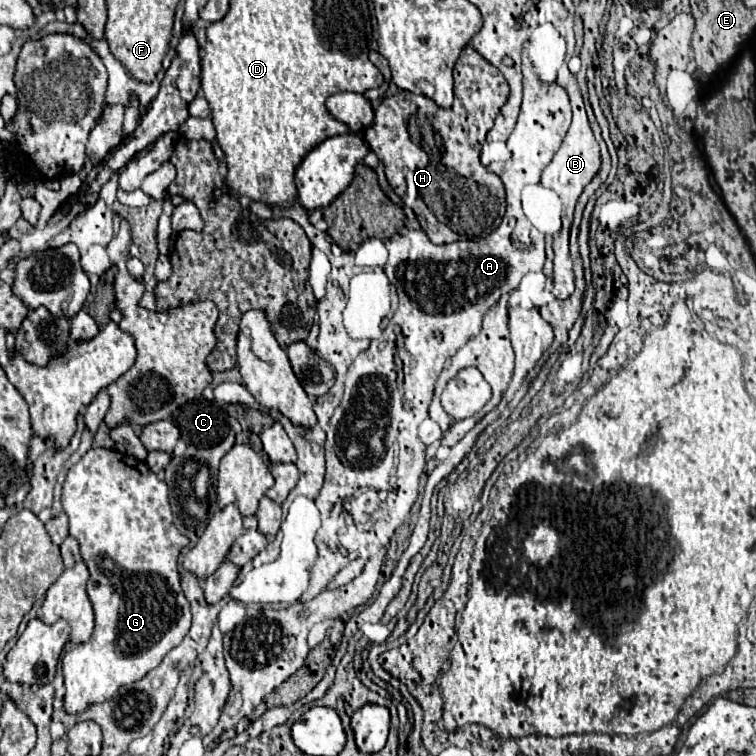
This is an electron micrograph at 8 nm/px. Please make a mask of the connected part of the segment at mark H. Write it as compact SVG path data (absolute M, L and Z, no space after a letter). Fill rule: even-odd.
M465 46L453 68L455 76L455 102L453 108L435 106L433 100L425 96L415 96L413 92L401 92L397 96L385 98L375 110L375 124L363 132L363 140L385 164L385 174L399 198L415 212L423 232L433 244L449 244L457 240L479 240L491 234L501 216L505 214L505 188L497 174L489 172L479 162L479 154L493 122L509 98L509 84L503 74L489 64L473 46Z

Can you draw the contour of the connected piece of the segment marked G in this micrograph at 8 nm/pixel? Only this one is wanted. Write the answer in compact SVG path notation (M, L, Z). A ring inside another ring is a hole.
M91 448L67 474L65 482L63 482L63 496L61 496L61 504L63 504L63 512L69 516L69 534L73 534L77 540L79 540L79 550L81 550L81 558L83 562L87 564L89 572L91 572L91 578L87 582L87 594L89 594L89 600L95 608L95 630L93 630L93 636L83 642L83 644L77 644L73 646L65 656L63 656L63 676L65 676L65 710L69 714L75 714L75 712L83 712L89 704L93 702L103 702L103 700L109 700L121 686L127 686L127 684L133 684L137 680L141 680L147 672L151 672L153 668L159 666L159 662L163 660L163 656L175 648L183 638L185 634L189 632L191 628L191 604L187 602L183 590L181 590L181 582L179 582L179 572L177 572L177 558L179 558L179 552L189 544L189 538L183 536L177 526L173 524L173 512L171 512L171 504L169 504L169 488L165 484L165 480L159 480L157 474L141 460L133 458L133 456L127 456L127 454L121 454L117 450L107 450L107 448Z

